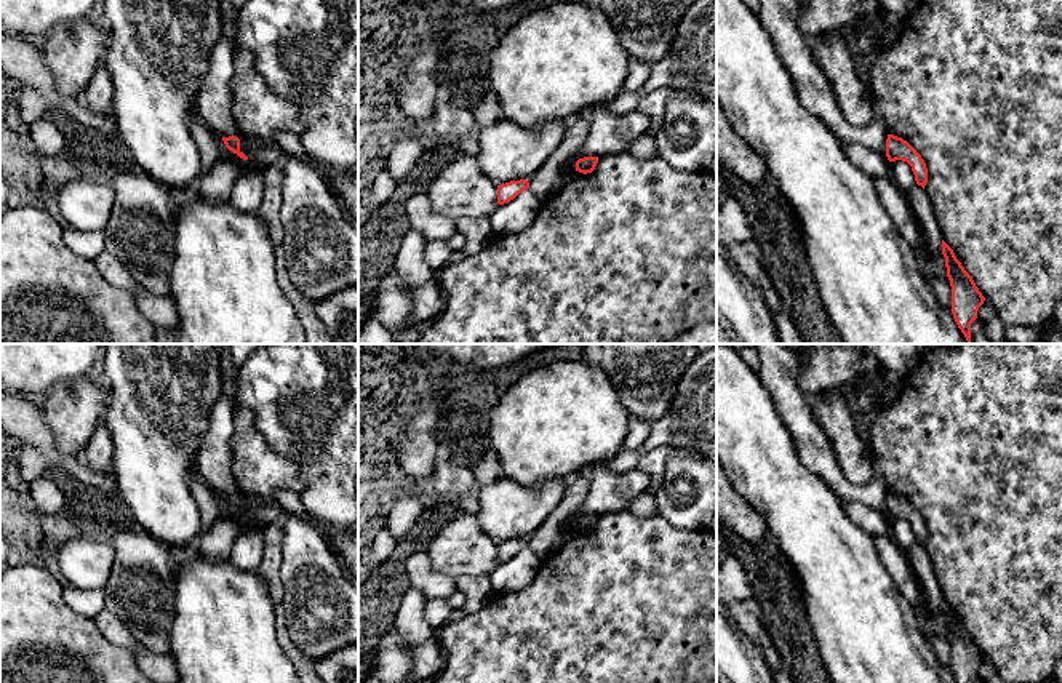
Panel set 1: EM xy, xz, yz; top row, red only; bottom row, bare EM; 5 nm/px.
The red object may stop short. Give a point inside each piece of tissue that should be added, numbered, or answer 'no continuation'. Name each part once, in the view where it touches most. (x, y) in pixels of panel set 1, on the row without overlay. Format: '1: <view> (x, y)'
no continuation

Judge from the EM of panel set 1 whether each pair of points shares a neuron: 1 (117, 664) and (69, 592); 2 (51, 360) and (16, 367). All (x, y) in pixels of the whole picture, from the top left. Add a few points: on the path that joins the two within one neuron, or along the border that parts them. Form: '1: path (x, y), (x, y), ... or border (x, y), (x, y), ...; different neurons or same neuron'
1: border (63, 584), (63, 599), (74, 610), (93, 619); different neurons
2: path (43, 360), (24, 360); same neuron

